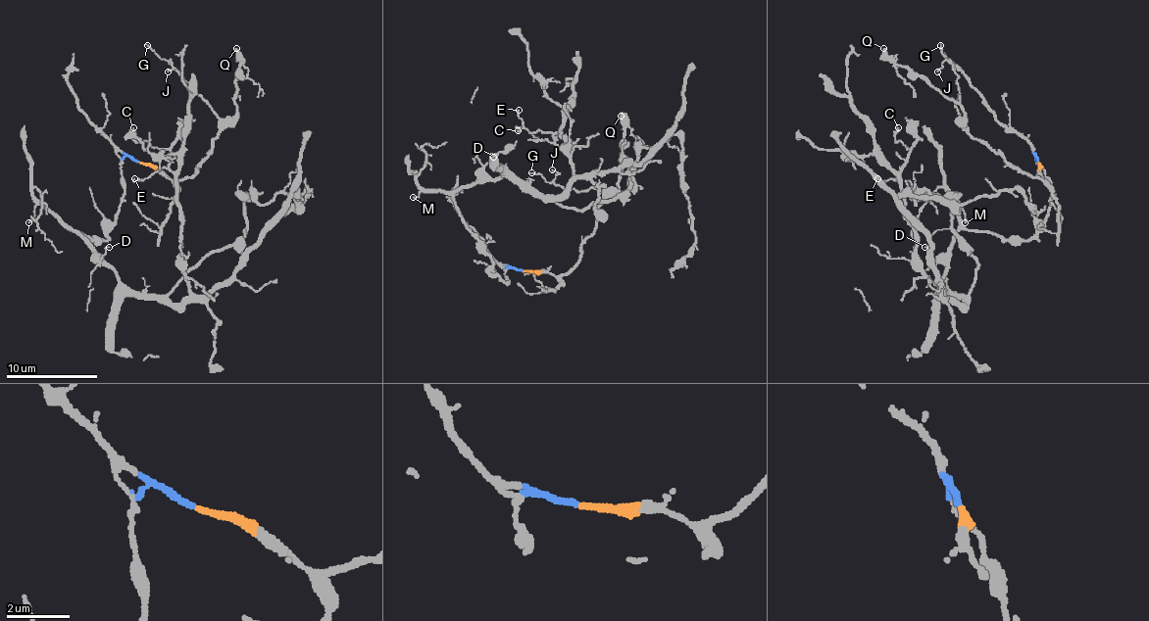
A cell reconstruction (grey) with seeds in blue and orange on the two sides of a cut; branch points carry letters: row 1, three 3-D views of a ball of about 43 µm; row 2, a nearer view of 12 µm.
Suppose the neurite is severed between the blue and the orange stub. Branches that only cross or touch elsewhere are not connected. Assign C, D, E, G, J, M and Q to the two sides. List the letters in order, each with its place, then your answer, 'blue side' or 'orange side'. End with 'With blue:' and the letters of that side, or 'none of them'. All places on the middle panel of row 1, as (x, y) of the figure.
C: place (518, 130); blue side
D: place (493, 157); blue side
E: place (519, 110); blue side
G: place (531, 172); orange side
J: place (552, 169); orange side
M: place (413, 197); blue side
Q: place (621, 116); orange side
With blue: C, D, E, M

